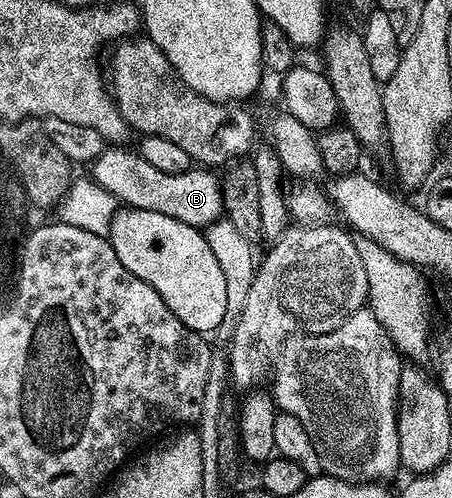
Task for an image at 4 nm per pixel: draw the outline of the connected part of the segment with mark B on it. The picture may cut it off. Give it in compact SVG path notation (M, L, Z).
M110 145L92 164L93 182L112 193L119 204L127 208L148 209L164 213L184 224L205 229L223 216L222 187L219 178L211 170L191 167L181 174L166 174L152 166L137 151L129 151L126 145Z

